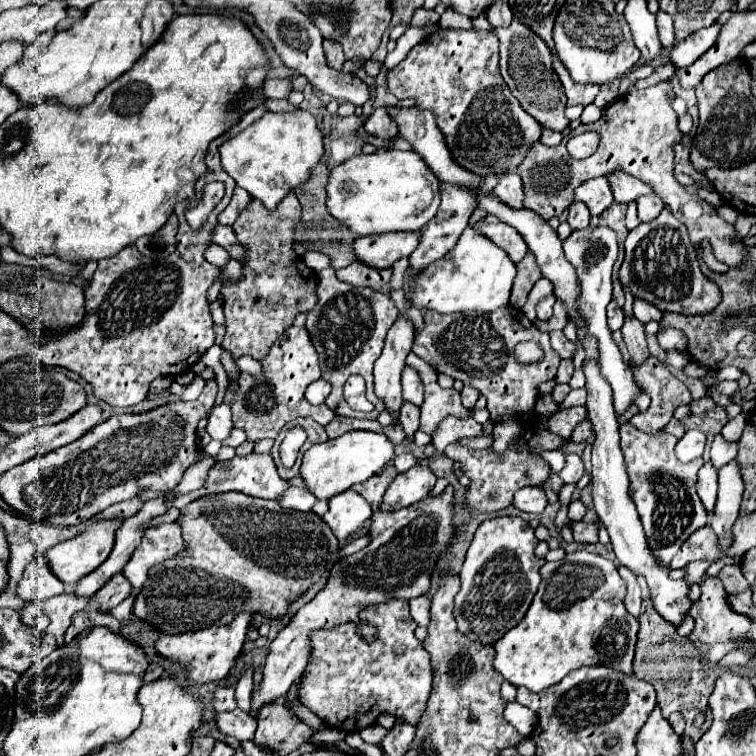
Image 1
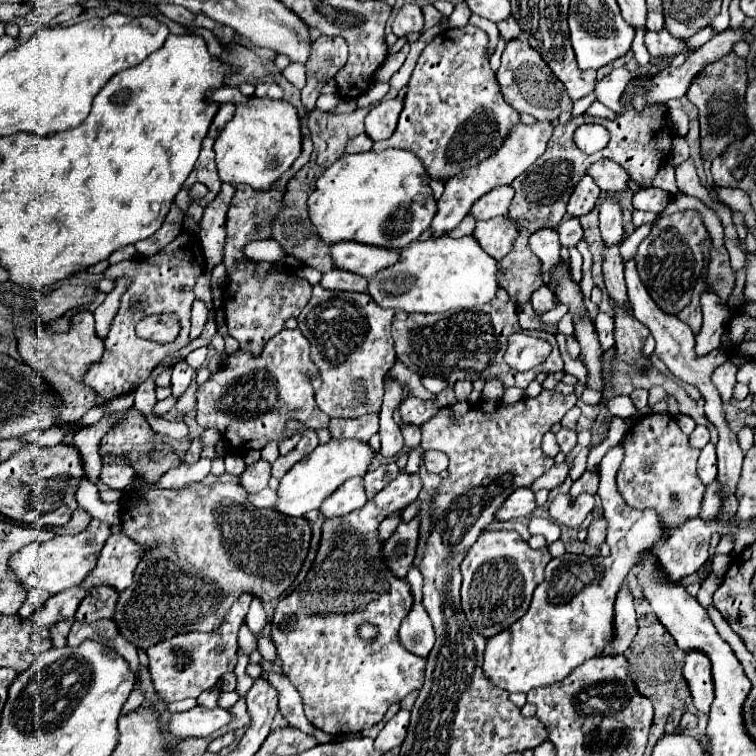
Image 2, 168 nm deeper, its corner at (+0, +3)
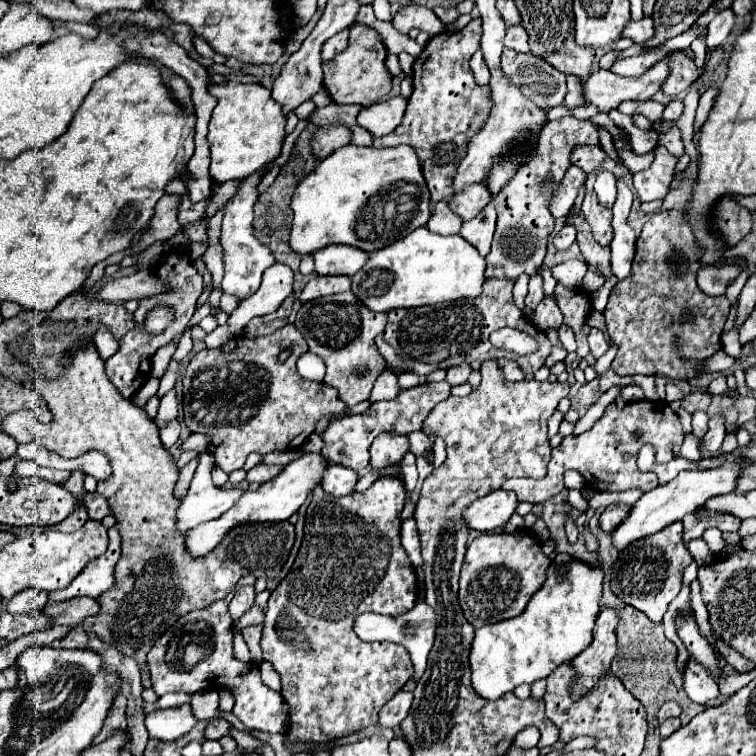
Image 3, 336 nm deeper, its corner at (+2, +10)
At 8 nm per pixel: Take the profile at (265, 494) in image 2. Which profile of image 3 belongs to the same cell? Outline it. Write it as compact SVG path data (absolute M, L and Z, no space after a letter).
M208 451L199 455L199 464L194 472L192 484L186 498L178 508L178 530L186 532L202 522L214 520L230 510L242 496L242 488L224 486L216 488L212 484L211 471L215 466L214 457Z

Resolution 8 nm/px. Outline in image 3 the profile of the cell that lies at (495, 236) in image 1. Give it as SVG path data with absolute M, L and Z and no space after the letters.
M488 204L476 218L466 220L462 224L460 236L466 238L482 256L486 256L490 252L494 228L496 228L496 208L494 204Z

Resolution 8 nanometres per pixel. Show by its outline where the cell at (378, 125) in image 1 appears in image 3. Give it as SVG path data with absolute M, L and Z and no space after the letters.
M392 96L386 100L380 100L372 106L364 106L358 114L358 124L366 128L372 136L386 136L396 130L396 126L402 122L406 108L406 100L402 96Z

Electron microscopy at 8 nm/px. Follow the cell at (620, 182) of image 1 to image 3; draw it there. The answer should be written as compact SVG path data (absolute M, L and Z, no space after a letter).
M580 146L570 156L570 162L588 174L598 172L598 168L602 168L604 160L606 160L606 152L598 146Z

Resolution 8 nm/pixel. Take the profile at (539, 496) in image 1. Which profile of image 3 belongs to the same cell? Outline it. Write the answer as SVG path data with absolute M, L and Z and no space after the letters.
M494 490L490 492L490 496L478 498L474 504L470 504L470 508L464 512L464 518L470 528L490 532L504 526L516 512L516 508L518 498L514 496L514 492Z

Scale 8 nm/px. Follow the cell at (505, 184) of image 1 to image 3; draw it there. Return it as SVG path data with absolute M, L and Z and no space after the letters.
M480 182L480 184L472 184L462 194L454 196L450 200L450 208L462 220L470 220L478 216L478 212L482 212L482 208L490 202L492 202L492 192L486 188L484 182Z

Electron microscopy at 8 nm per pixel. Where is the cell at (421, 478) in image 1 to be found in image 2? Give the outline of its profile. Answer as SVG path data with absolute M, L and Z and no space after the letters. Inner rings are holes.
M400 473L364 507L352 511L350 515L324 519L320 547L306 579L296 587L296 591L280 599L274 609L270 639L276 645L282 673L298 689L306 719L328 735L358 733L380 723L392 703L402 701L410 691L422 687L426 659L404 651L404 647L396 643L396 627L400 627L400 621L408 615L414 601L410 585L406 579L394 577L384 565L382 541L378 537L380 523L388 515L406 509L418 497L420 489L422 485L418 475ZM362 623L376 625L378 633L374 639L368 641L358 635L358 627Z

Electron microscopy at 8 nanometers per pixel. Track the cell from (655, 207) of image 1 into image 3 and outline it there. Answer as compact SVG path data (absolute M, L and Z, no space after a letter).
M656 146L656 158L650 168L634 174L634 188L638 192L640 202L664 200L668 194L668 186L674 176L676 158L668 154L666 148Z

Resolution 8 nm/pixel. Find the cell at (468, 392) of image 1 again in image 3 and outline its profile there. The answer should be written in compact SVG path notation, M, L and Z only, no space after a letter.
M460 364L460 366L454 366L454 368L448 368L448 376L446 376L446 382L452 384L452 386L458 386L458 384L464 384L470 376L470 366L468 364Z

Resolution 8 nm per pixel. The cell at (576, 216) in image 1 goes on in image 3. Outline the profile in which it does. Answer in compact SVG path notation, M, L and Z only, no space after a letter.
M566 224L556 236L554 236L554 246L558 250L566 250L572 242L576 240L576 228L572 224Z

